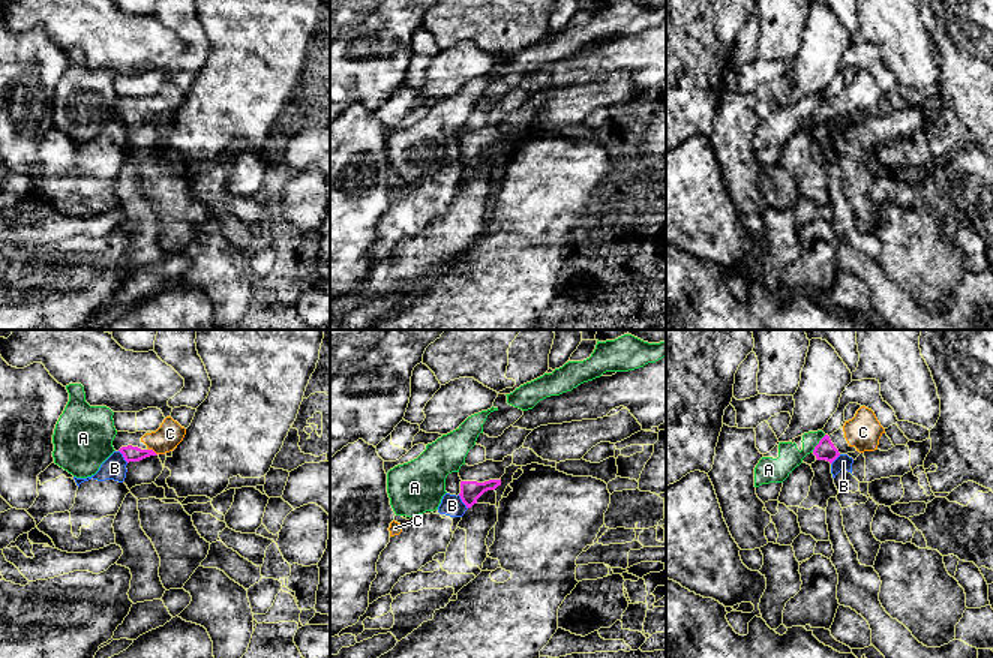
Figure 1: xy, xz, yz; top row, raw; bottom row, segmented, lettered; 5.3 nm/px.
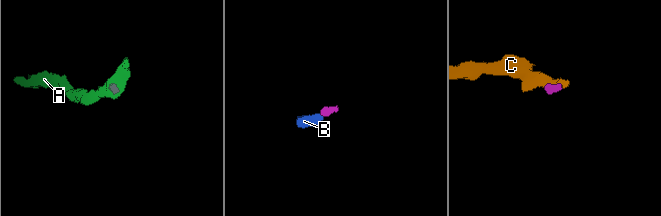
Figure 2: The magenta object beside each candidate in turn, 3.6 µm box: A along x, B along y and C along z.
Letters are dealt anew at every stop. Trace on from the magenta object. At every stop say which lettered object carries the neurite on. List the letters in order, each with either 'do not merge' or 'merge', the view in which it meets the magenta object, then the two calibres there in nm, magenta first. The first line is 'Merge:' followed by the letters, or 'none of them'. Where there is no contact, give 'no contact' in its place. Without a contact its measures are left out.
Merge: C
A: do not merge | yz | 110/120 nm
B: do not merge | xz | 110/120 nm
C: merge | xy | 80/140 nm

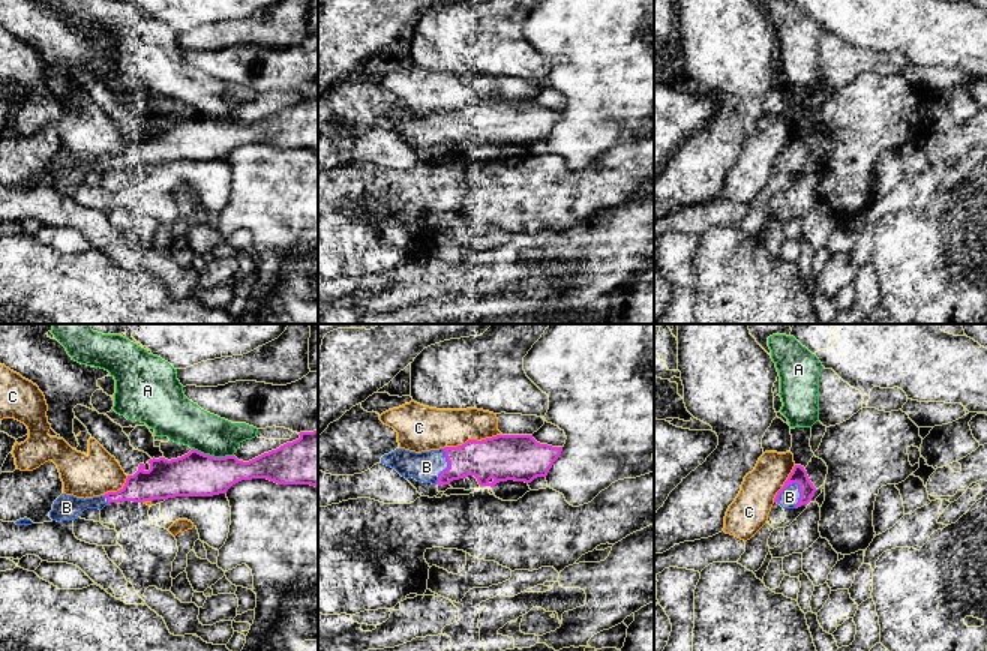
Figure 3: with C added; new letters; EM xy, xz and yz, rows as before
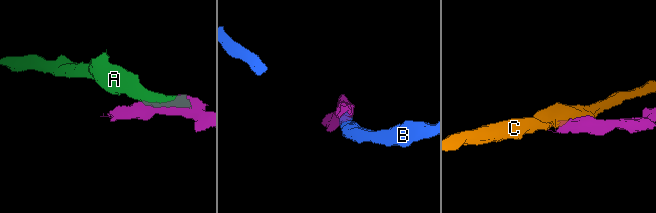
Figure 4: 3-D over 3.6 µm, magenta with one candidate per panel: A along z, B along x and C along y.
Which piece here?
Merge: B
A: do not merge | xy | 240/220 nm
B: merge | yz | 90/100 nm
C: do not merge | xz | 240/220 nm

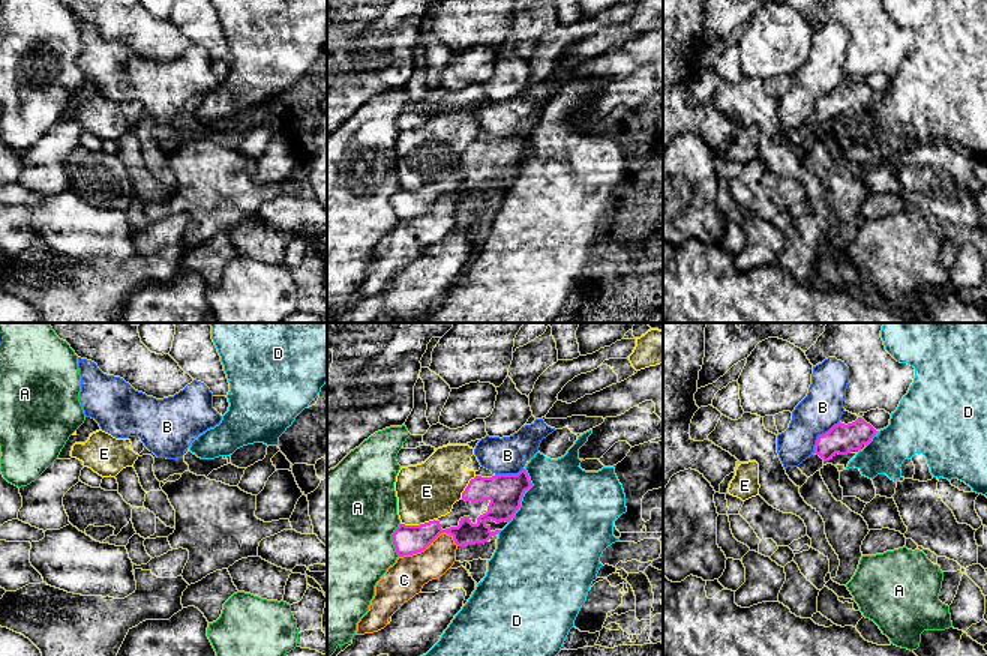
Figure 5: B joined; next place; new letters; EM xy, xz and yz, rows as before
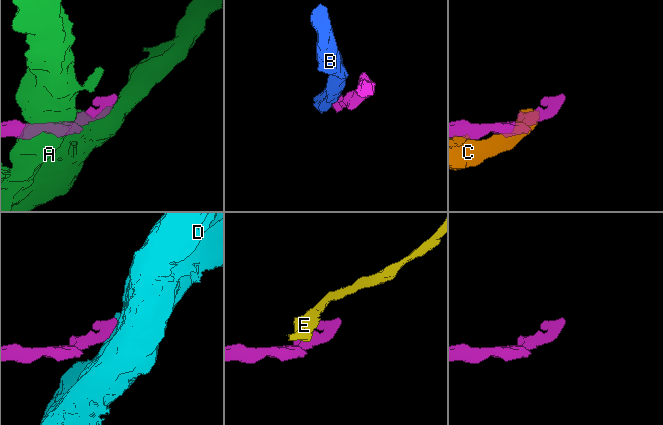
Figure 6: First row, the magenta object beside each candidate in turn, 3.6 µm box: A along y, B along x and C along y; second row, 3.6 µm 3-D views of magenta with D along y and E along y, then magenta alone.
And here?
Merge: none of them
A: do not merge | xz | 160/500 nm
B: do not merge | yz | 160/220 nm
C: do not merge | xz | 160/200 nm
D: do not merge | xz | 190/480 nm
E: do not merge | xz | 160/300 nm

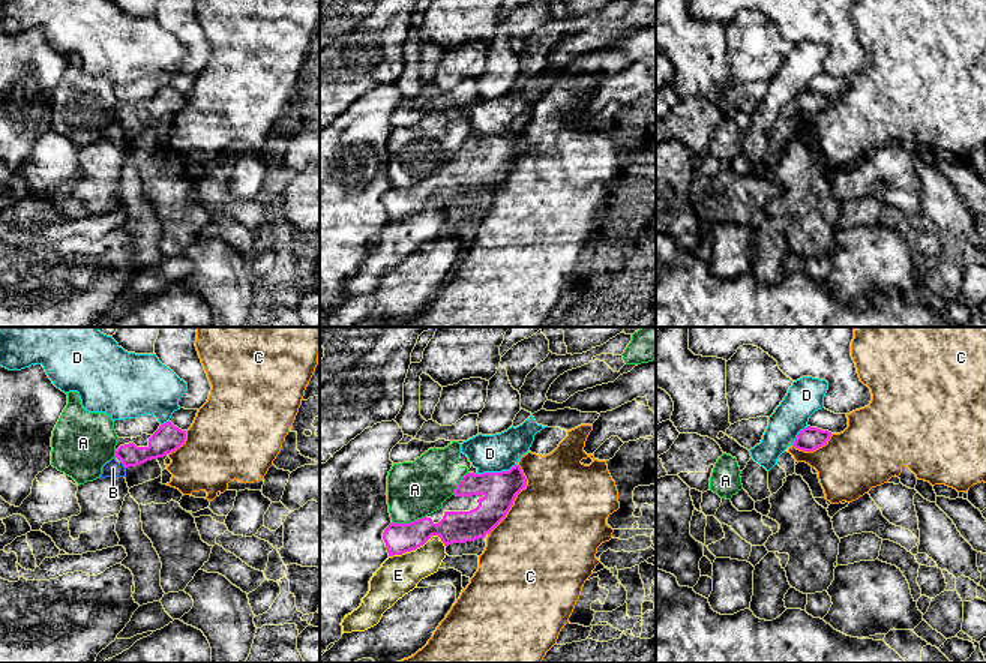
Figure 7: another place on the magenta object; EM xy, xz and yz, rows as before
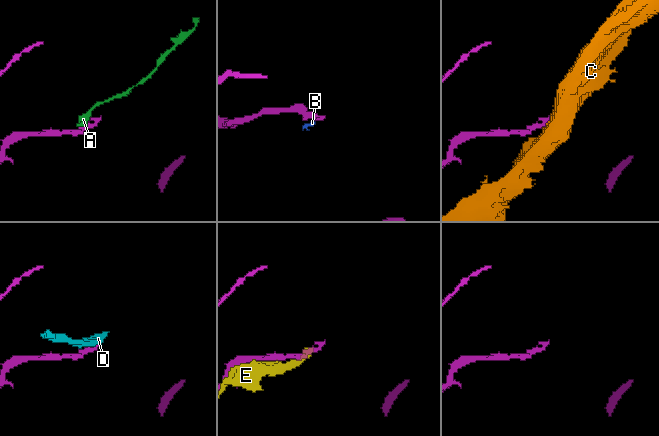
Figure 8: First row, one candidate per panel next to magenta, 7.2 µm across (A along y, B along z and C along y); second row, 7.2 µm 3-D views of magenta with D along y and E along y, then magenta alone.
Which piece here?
Merge: none of them
A: do not merge | xz | 180/300 nm
B: do not merge | xy | 140/90 nm
C: do not merge | xz | 190/480 nm
D: do not merge | xz | 190/200 nm
E: do not merge | xz | 180/220 nm

